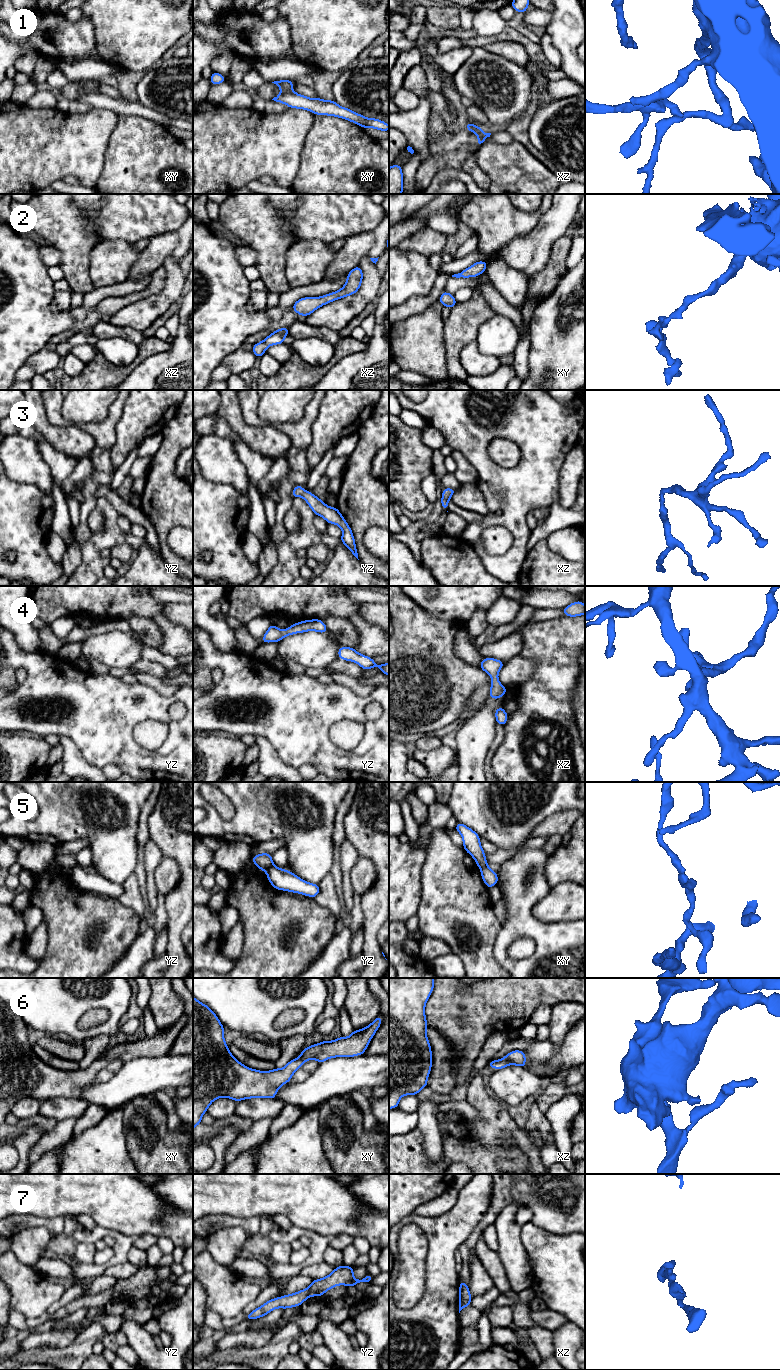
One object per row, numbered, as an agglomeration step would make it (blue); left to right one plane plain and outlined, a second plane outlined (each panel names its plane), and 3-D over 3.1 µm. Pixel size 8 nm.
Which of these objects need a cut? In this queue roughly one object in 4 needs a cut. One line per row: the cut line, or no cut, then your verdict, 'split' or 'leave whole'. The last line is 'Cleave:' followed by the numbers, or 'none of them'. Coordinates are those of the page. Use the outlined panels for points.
1: xy (290, 90), (282, 92) | split
2: no cut | leave whole
3: no cut | leave whole
4: no cut | leave whole
5: yz (273, 865), (266, 871) | split
6: no cut | leave whole
7: no cut | leave whole
Cleave: 1, 5

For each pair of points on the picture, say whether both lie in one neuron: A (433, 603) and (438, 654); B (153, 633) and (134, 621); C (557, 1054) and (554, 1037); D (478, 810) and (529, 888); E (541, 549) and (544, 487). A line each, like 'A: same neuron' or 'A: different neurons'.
A: different neurons
B: same neuron
C: different neurons
D: same neuron
E: different neurons

